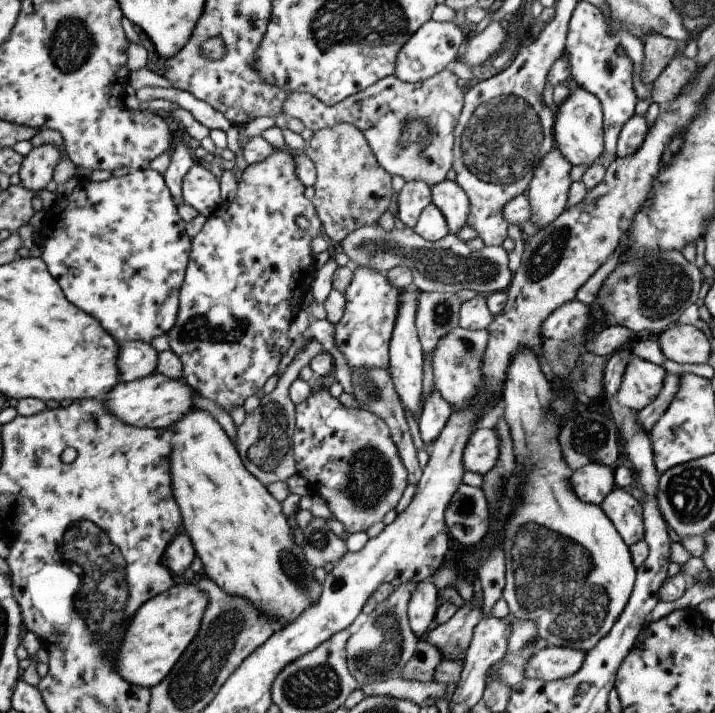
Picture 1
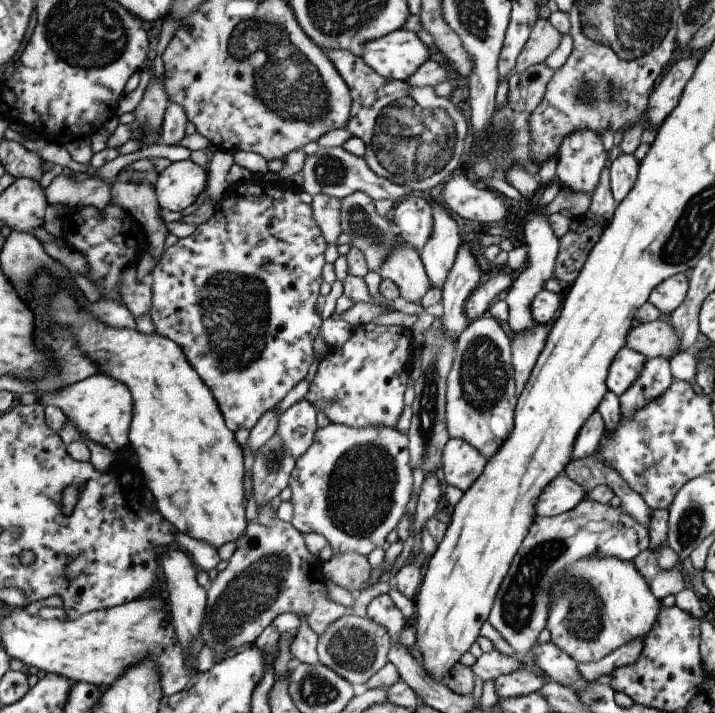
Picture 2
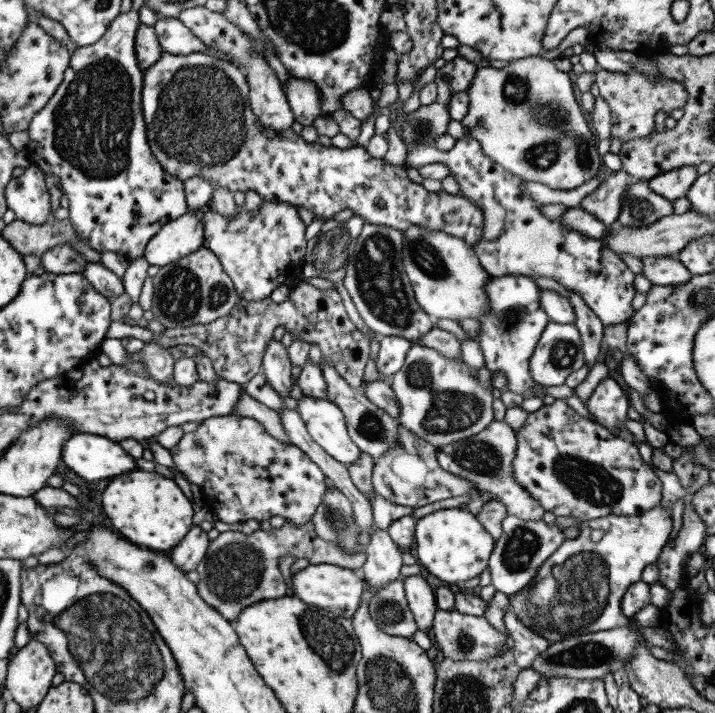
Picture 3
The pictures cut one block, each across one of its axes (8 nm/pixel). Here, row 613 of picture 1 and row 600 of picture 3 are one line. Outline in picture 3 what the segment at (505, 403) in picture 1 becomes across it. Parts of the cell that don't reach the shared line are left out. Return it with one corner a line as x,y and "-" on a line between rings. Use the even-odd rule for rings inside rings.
659,502
651,510
645,510
637,516
607,515
592,521
580,522
578,527
579,534
575,538
563,540
557,546
557,550
541,563
531,582
508,601
515,619
548,644
601,630
628,626
628,618
621,613
621,598
629,586
641,581
641,572
645,566
657,560
661,548
668,542
672,522
671,514
665,508
661,508

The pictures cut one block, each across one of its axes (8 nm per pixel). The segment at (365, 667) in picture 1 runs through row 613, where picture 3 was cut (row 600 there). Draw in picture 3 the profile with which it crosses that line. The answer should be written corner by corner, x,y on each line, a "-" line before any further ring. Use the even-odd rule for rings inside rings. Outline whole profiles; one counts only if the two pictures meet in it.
402,582
385,584
372,596
368,612
372,622
386,634
411,639
417,632
413,613
409,611

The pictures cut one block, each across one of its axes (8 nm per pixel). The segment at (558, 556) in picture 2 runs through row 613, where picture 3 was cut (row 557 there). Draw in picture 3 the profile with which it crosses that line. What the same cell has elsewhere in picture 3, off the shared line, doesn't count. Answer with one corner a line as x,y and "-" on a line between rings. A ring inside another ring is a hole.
513,515
505,516
501,520
501,535
494,541
487,562
491,586
496,592
507,595
509,601
511,596
531,582
541,563
549,558
565,539
563,529
555,523
547,525
541,519
521,520

